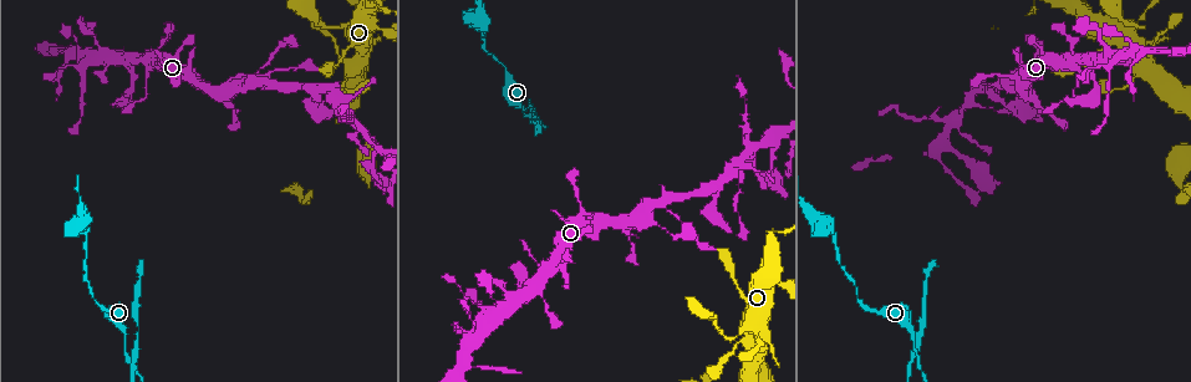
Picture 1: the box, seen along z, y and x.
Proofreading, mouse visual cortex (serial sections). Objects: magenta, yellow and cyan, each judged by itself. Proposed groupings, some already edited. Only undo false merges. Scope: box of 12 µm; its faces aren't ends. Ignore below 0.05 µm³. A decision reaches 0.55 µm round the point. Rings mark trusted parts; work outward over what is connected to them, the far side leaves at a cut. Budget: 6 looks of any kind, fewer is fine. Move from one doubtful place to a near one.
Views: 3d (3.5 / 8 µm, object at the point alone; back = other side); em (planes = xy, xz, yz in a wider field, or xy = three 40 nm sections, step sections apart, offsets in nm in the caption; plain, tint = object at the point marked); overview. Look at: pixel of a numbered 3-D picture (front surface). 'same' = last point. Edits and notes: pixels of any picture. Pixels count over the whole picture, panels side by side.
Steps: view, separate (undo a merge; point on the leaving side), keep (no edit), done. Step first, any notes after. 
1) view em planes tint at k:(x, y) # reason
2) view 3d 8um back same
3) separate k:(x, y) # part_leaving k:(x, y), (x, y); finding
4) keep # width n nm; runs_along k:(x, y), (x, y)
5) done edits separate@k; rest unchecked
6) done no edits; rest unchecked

view 3d 3.5um at 1:(134, 354) # arms run side by side

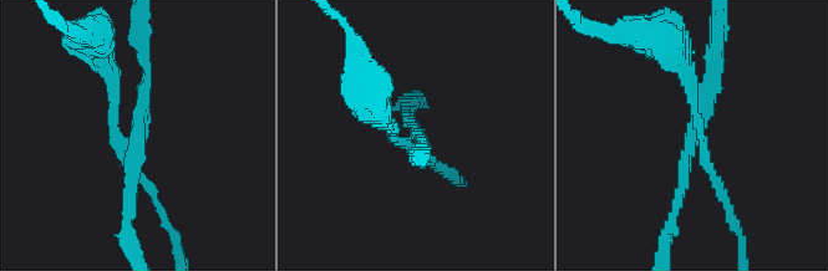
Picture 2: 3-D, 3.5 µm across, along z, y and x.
view em xy step 2 tint at 2:(695, 134) # arms 4; arm_widths 150, 150, 150, 200 nm; need the tissue

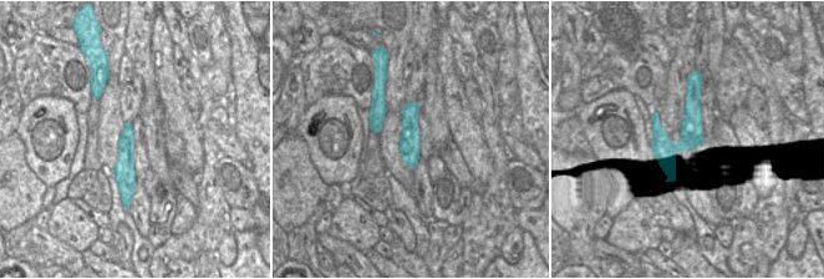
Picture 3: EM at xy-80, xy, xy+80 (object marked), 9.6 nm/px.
separate 2:(128, 182) # part_leaving 2:(128, 138), (147, 85), (140, 26); a second cell is stuck on

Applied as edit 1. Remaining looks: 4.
view overview

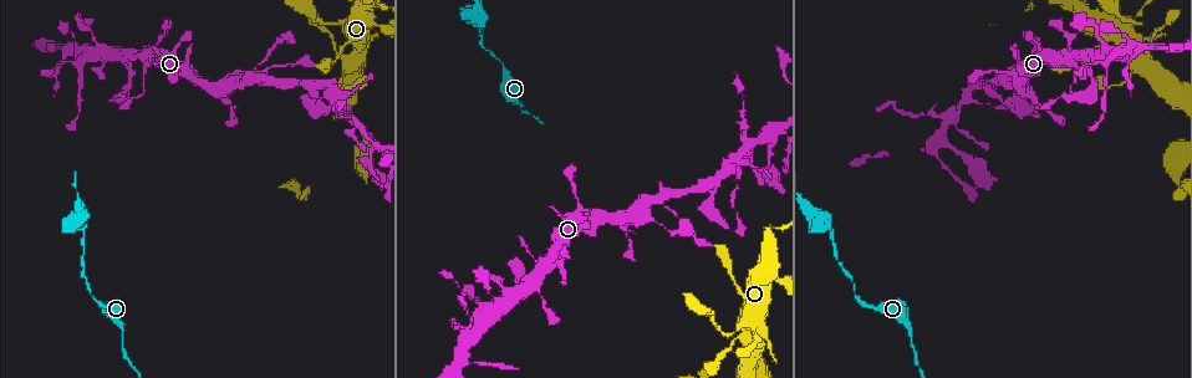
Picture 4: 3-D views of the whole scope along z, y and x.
view 3d 8um back at 4:(499, 58) # thick turns thin

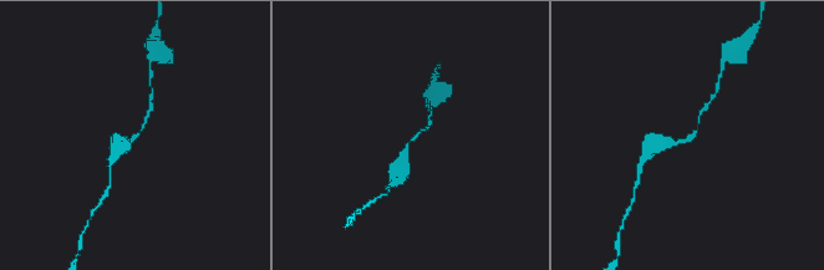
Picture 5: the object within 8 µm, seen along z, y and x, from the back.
view em xy step 2 tint at 5:(687, 140) # now the EM

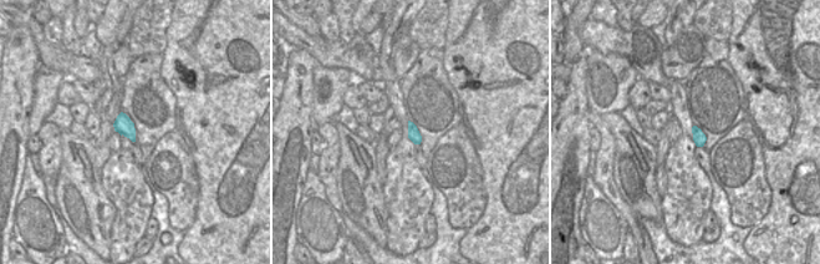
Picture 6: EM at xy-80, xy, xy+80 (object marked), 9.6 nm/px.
keep # width 120 nm; runs_along 5:(659, 143), (685, 142), (696, 131), (701, 110); continuous, no second cell

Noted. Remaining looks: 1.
done edits separate@2; rest unchecked

